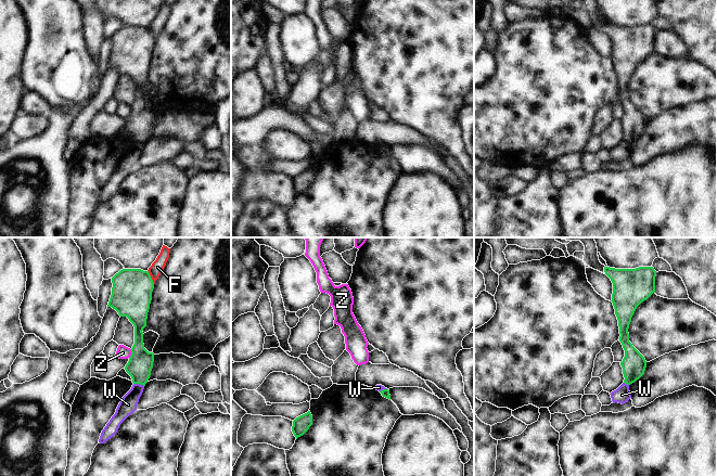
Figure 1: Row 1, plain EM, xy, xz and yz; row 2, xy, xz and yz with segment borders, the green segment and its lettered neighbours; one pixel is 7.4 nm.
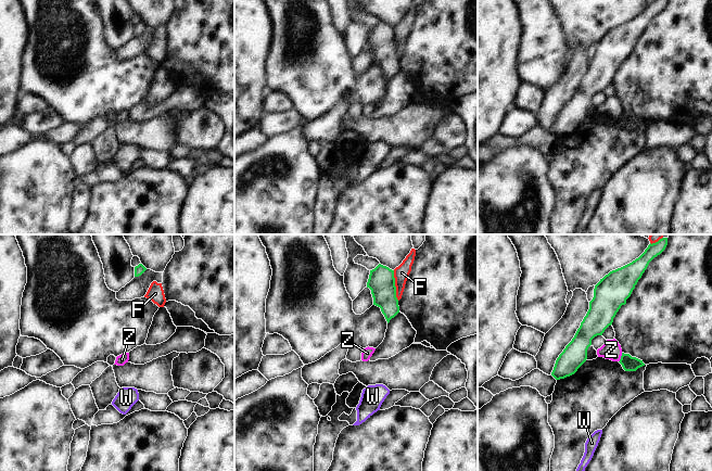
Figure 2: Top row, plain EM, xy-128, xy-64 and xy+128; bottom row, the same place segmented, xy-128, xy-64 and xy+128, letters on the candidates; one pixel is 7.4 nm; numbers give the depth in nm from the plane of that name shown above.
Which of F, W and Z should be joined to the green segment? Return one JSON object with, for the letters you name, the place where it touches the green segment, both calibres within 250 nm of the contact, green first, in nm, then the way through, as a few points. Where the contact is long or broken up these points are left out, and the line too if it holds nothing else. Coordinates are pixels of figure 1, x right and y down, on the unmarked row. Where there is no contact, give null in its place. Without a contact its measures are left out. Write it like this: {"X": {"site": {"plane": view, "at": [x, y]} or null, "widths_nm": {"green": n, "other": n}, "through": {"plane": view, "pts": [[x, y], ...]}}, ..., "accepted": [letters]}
{"accepted": []}

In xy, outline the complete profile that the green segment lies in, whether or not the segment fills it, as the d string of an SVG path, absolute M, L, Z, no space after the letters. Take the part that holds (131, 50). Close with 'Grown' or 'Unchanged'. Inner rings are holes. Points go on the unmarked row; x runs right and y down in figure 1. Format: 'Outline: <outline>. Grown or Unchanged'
Outline: M123 26L112 35L112 40L112 52L107 64L115 66L120 74L127 74L135 83L135 101L131 105L132 111L125 127L131 133L133 141L145 143L153 125L154 111L149 110L144 105L142 88L146 83L154 39L149 28L143 28L141 26Z. Unchanged

